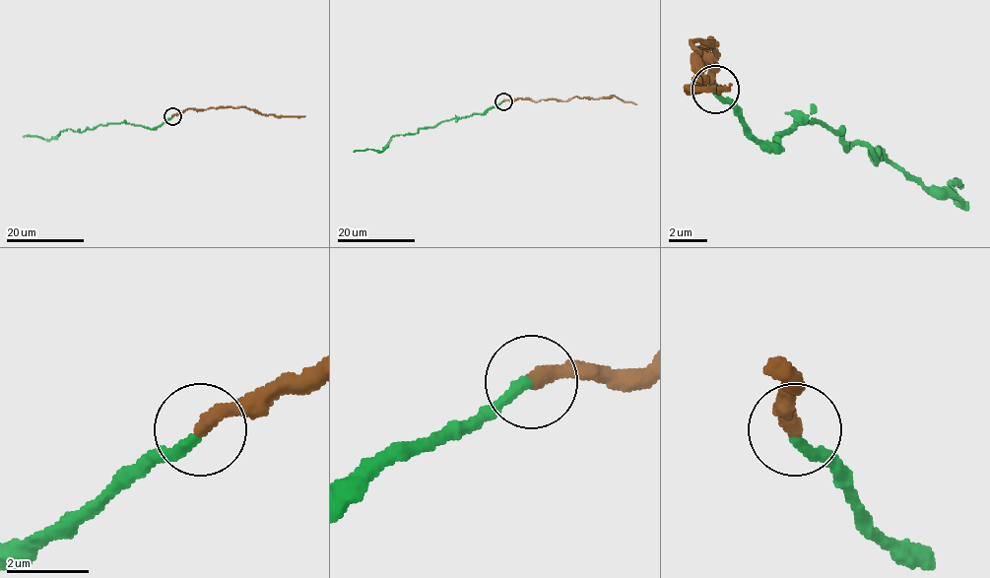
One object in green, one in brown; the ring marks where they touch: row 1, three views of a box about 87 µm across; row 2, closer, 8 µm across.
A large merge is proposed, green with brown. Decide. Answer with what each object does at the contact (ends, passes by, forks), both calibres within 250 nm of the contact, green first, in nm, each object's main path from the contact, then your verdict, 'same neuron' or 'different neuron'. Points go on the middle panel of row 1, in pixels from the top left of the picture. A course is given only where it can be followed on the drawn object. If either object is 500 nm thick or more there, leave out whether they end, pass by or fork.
green ends there; brown ends there; 260 nm thick on the green side, 400 nm on the other; green runs (502, 101), (482, 114), (453, 118), (413, 133), (397, 134), (381, 151), (354, 152); brown runs (502, 101), (519, 98), (567, 101), (577, 96), (606, 98), (616, 96), (636, 104); same neuron

